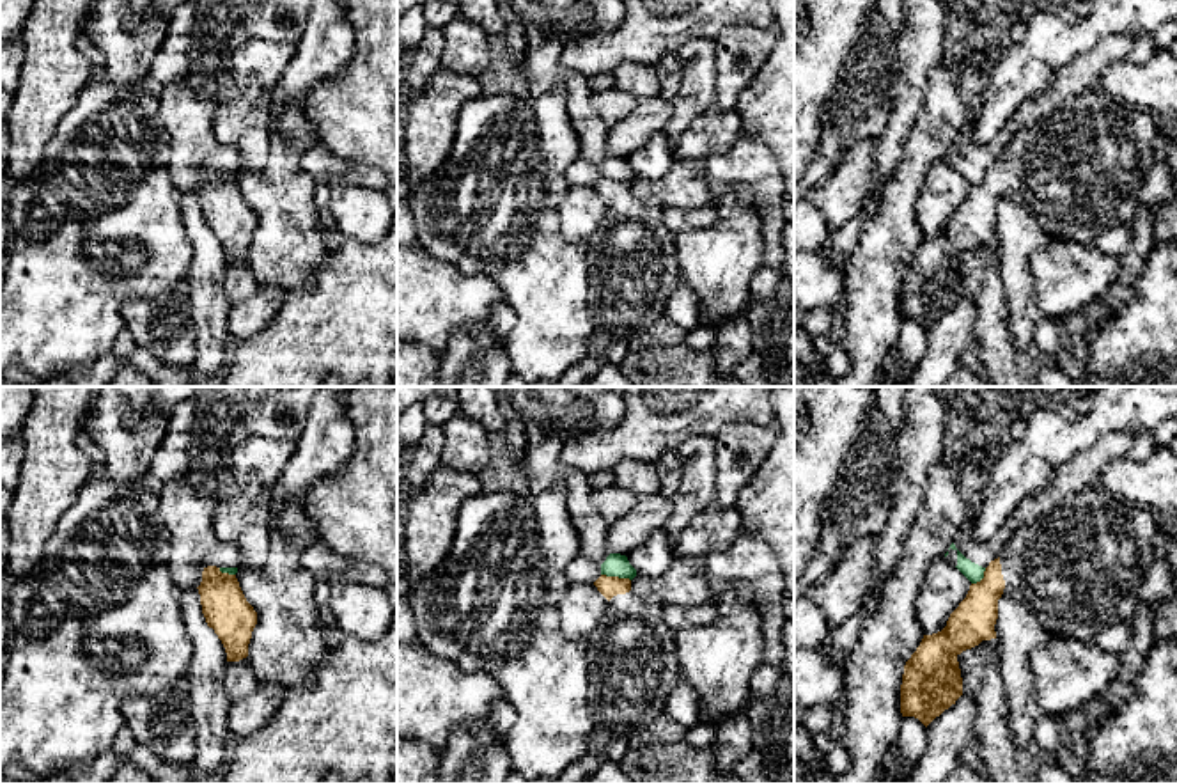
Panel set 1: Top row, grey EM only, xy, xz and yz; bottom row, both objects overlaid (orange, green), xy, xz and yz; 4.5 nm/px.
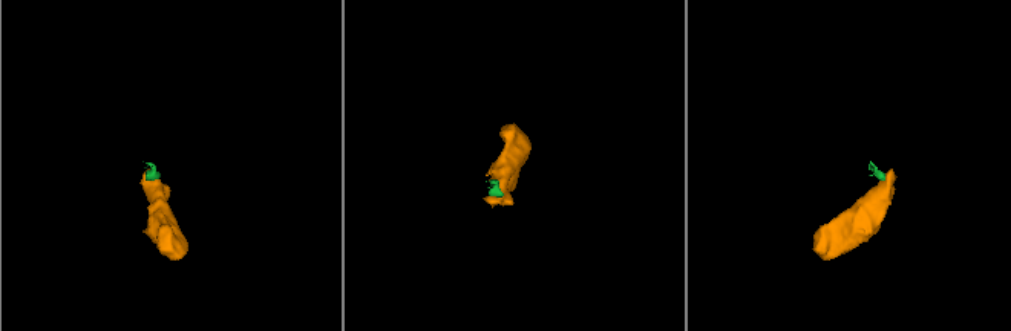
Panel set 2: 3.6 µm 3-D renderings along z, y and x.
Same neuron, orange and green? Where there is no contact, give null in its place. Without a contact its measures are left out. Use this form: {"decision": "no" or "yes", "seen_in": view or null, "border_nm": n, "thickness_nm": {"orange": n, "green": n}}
{"decision": "no", "seen_in": "xz", "border_nm": 140, "thickness_nm": {"orange": 100, "green": 110}}

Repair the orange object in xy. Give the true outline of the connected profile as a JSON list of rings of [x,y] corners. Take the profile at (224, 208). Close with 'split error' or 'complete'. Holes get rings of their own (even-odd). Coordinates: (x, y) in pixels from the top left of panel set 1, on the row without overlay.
[[[207,169],[197,192],[206,225],[222,243],[227,264],[246,261],[257,215],[246,204],[236,177]]]; complete

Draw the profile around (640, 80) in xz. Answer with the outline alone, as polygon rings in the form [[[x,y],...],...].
[[[624,62],[613,71],[613,87],[636,99],[659,96],[659,80],[651,64]]]

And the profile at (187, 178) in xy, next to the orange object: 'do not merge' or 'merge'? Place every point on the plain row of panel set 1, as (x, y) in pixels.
do not merge

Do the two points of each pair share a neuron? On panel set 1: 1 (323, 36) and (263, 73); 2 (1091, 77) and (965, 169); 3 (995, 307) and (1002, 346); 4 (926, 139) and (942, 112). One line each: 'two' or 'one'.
1: two
2: one
3: one
4: one

